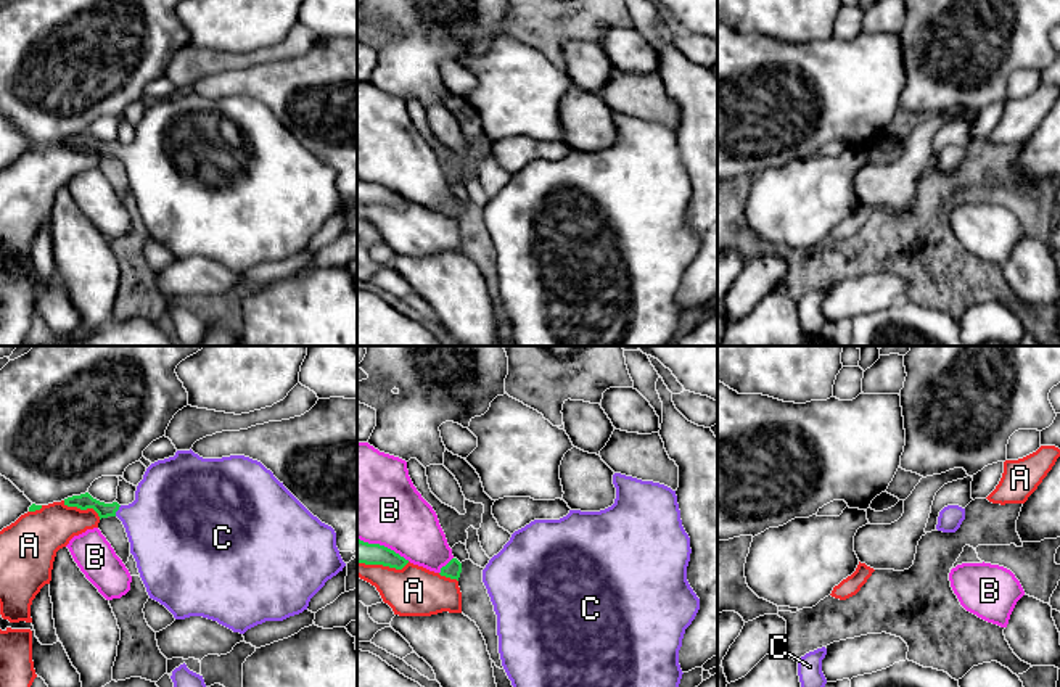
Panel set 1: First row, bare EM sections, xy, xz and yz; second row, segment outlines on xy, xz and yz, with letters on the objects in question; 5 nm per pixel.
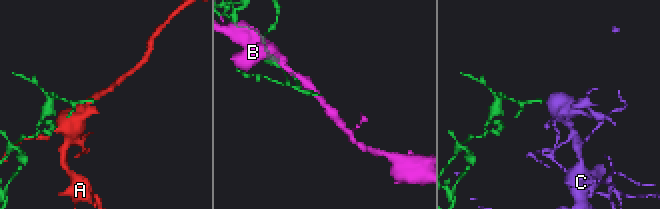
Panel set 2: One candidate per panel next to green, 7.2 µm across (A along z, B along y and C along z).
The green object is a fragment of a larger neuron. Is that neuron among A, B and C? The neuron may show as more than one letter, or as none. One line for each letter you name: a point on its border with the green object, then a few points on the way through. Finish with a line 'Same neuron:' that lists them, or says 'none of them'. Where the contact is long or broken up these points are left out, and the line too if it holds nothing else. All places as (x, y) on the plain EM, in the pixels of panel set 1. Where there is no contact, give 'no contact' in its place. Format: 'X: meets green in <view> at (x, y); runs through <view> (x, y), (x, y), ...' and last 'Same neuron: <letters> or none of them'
C: meets green in xy at (118, 148); runs through xy (84, 140), (102, 148), (118, 148), (139, 158), (166, 161)
Same neuron: C

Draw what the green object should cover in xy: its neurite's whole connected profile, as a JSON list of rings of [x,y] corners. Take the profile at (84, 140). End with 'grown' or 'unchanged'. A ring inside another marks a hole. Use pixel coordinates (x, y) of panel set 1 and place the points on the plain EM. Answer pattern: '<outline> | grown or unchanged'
[[[191,88],[177,90],[174,97],[158,100],[146,108],[143,119],[137,125],[135,140],[129,145],[119,145],[117,142],[105,143],[93,138],[88,132],[64,138],[64,145],[77,146],[80,150],[93,148],[100,159],[117,156],[122,161],[130,182],[130,193],[137,201],[140,217],[150,238],[164,245],[175,259],[203,256],[240,274],[244,274],[248,269],[265,261],[283,261],[302,253],[307,249],[310,238],[325,225],[325,222],[346,206],[336,187],[335,169],[314,156],[261,101],[244,95],[203,98]]] | grown

